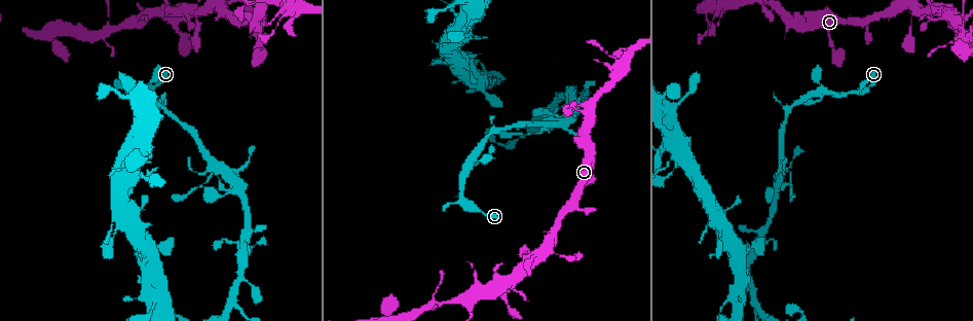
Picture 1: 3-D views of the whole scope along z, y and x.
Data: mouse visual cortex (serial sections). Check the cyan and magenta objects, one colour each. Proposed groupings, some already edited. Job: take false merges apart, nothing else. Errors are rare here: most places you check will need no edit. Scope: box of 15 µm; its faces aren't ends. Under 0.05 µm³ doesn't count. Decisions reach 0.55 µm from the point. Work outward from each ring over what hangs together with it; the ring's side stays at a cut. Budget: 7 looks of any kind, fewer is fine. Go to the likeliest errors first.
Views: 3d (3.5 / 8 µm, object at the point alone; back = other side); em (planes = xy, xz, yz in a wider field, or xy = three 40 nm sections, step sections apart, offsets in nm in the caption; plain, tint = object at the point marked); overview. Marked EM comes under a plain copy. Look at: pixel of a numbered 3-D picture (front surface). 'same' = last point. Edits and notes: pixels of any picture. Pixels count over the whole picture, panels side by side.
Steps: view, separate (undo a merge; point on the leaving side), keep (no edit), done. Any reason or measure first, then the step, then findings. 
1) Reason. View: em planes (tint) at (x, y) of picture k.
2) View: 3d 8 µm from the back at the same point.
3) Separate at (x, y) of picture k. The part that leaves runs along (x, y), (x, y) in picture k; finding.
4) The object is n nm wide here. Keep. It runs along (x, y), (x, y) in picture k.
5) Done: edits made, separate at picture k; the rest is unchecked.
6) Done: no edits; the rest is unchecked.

Side arm on a straight run. View: em xy step 5 (tint) at (778, 161) of picture 1.

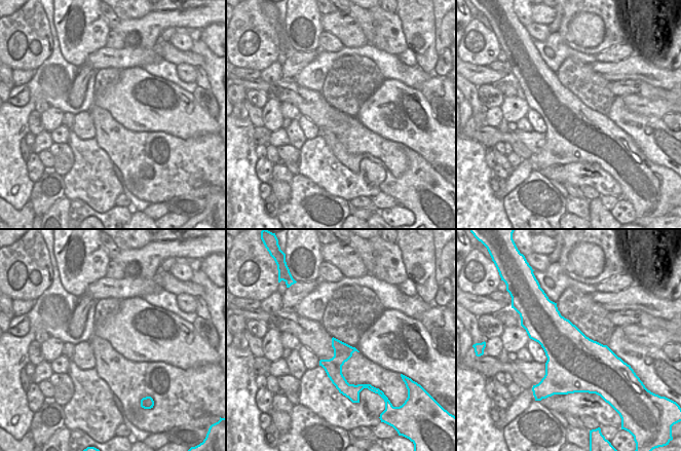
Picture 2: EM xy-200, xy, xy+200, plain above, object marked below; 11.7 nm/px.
See where the arms go. View: 3d 3.5 µm at the same point.

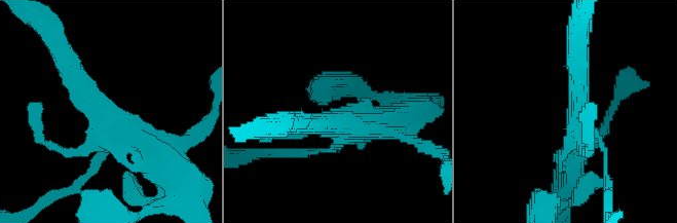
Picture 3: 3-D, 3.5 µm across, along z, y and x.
Keep. It runs along (334, 341), (337, 378), (347, 388) in picture 2; one cell here.

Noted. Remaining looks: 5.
Thick turns thin. View: 3d 3.5 µm from the back at (559, 108) of picture 1.

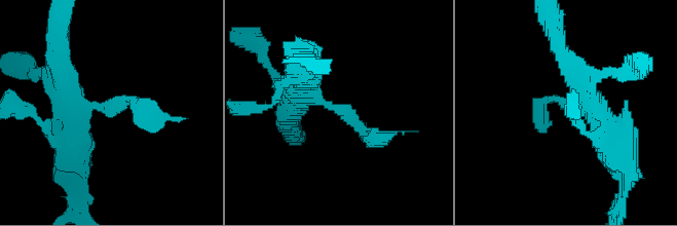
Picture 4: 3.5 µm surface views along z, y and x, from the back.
View: em xy step 3 (tint) at (338, 110) of picture 4.

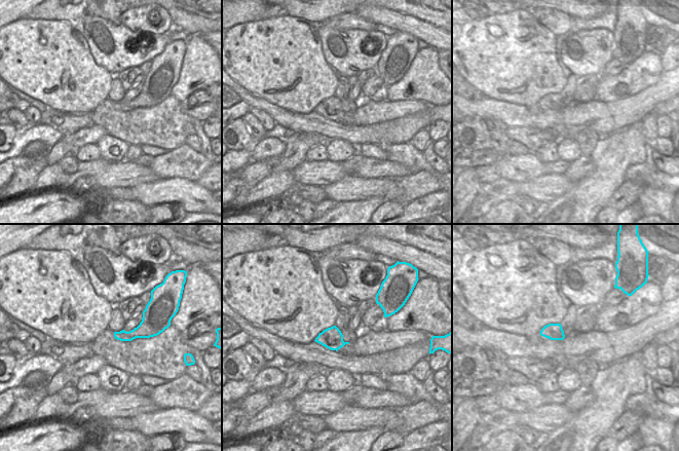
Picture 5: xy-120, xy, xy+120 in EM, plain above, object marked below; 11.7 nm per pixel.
Another direction. View: em planes (tint) at the same point.

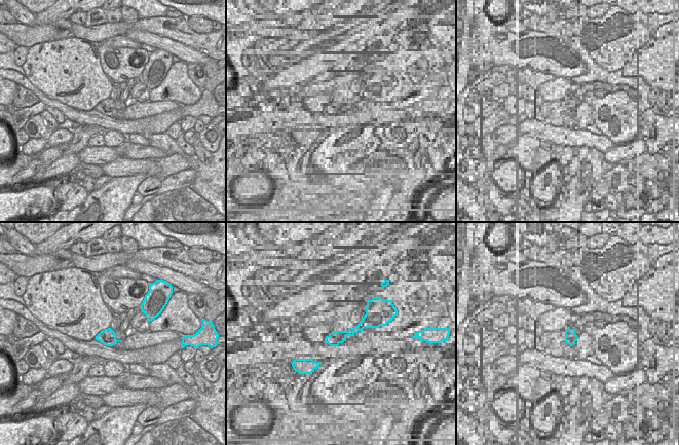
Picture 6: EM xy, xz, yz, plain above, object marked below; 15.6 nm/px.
Keep. It runs along (63, 81), (69, 103), (136, 100), (154, 119) in picture 4; one cell here.

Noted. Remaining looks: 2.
Done: no edits; the rest is unchecked.

